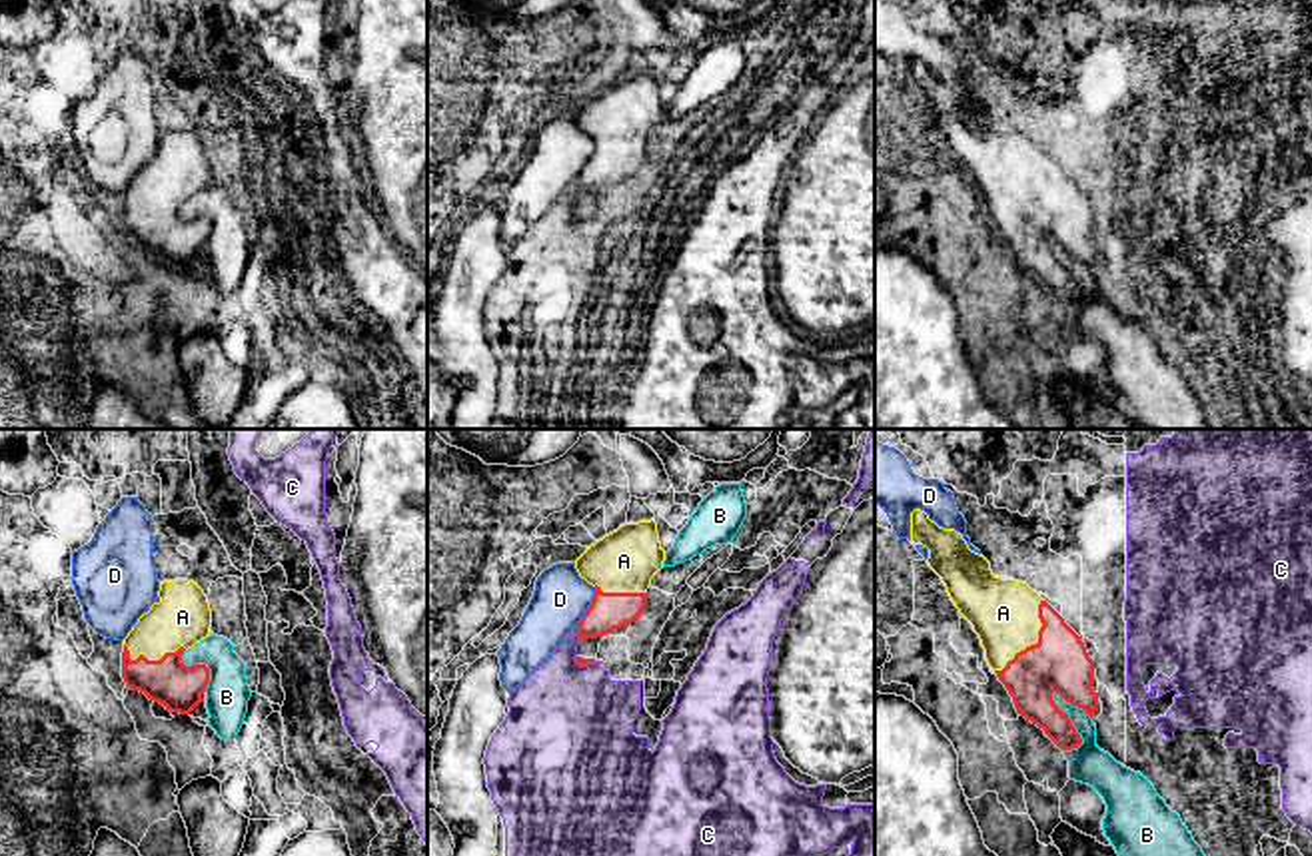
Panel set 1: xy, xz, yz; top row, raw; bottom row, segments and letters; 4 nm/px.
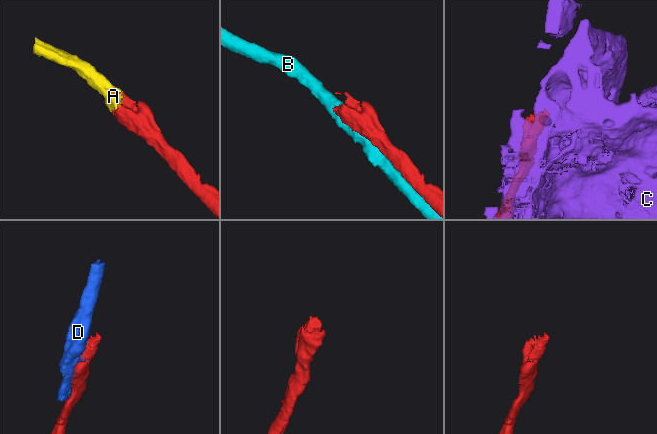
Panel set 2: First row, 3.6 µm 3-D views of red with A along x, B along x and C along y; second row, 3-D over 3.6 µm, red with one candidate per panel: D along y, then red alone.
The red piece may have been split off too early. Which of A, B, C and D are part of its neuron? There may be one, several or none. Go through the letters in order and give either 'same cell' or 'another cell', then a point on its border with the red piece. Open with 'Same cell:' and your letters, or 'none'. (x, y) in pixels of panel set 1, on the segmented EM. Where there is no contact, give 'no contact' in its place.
Same cell: A
A: same cell; contact yz (1039, 641)
B: another cell; contact yz (1073, 727)
C: another cell; contact xz (578, 635)
D: another cell; contact xz (586, 611)

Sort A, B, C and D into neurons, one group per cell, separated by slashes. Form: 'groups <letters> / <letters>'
groups A / B / C / D

